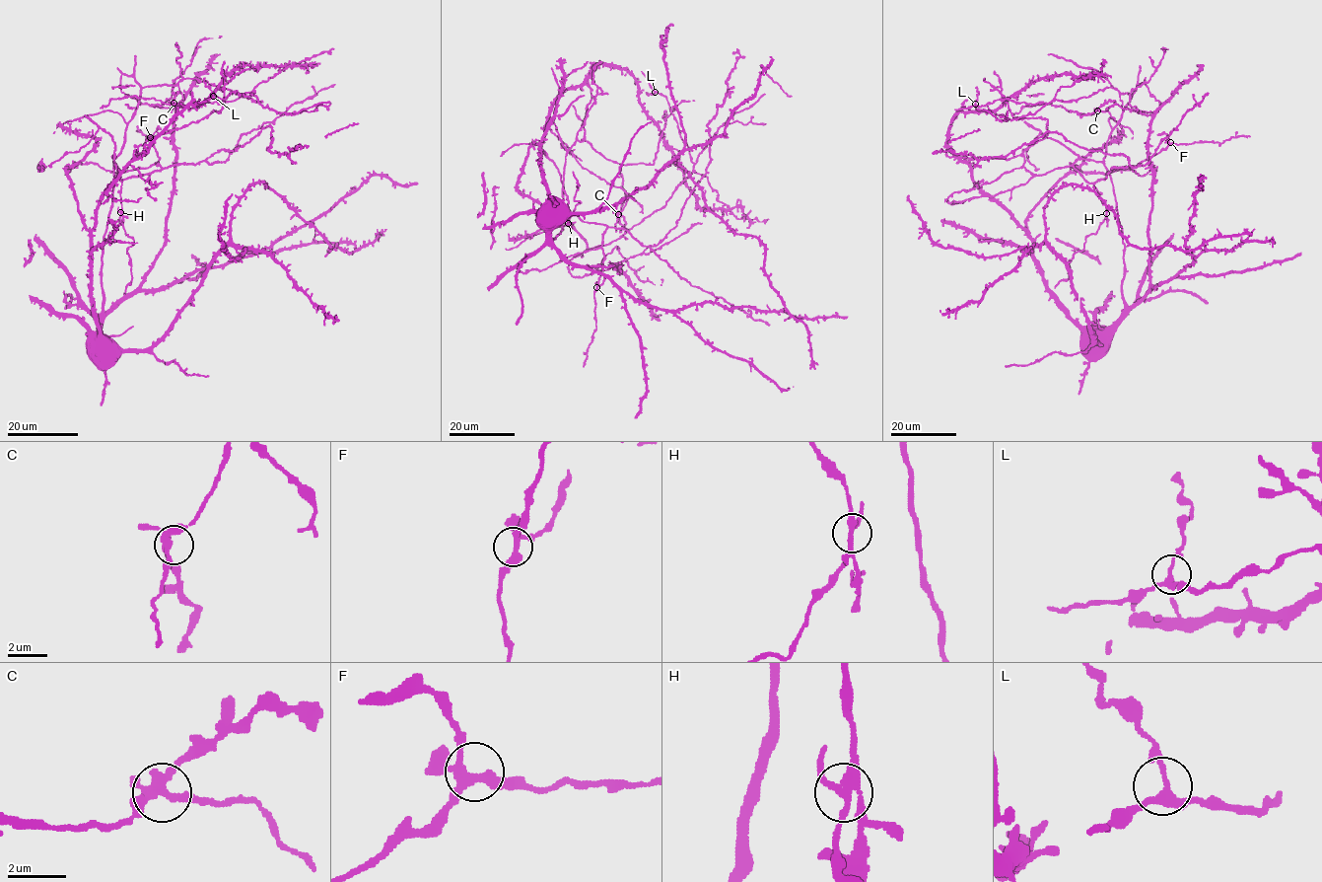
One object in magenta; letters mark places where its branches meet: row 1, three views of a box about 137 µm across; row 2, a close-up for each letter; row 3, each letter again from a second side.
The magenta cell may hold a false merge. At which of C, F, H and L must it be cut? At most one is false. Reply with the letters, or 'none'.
H

